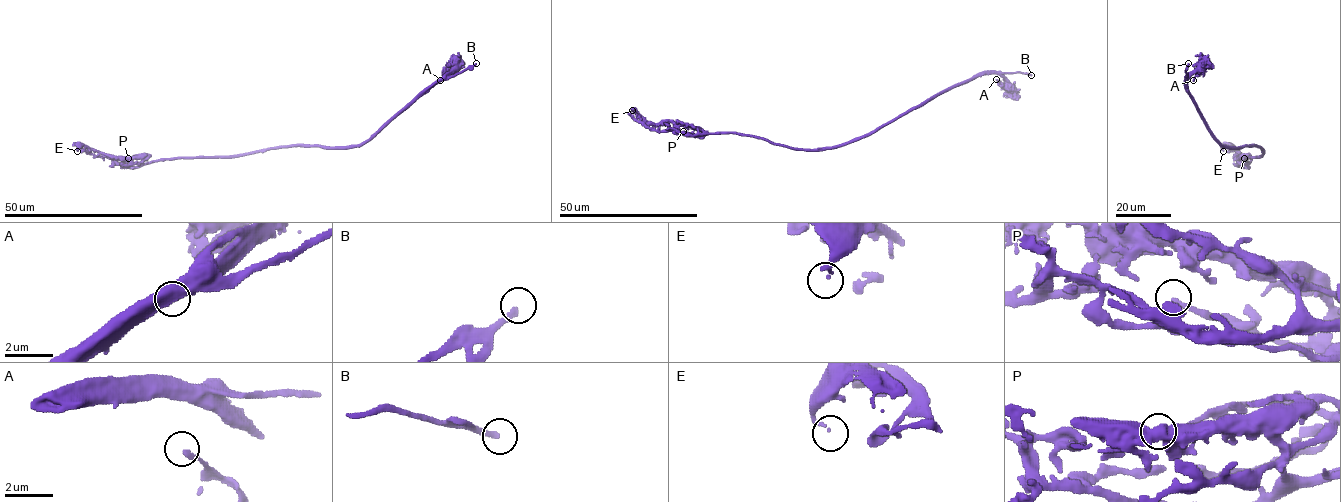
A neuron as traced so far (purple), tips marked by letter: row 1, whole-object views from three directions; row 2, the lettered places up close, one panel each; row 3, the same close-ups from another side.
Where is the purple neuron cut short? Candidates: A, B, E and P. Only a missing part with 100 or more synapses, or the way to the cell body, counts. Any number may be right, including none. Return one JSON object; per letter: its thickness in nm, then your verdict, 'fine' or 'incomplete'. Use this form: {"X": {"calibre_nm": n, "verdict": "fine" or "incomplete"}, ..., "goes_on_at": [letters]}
{"A": {"calibre_nm": 160, "verdict": "fine"}, "B": {"calibre_nm": 220, "verdict": "incomplete"}, "E": {"calibre_nm": 80, "verdict": "fine"}, "P": {"calibre_nm": 240, "verdict": "fine"}, "goes_on_at": ["B"]}

